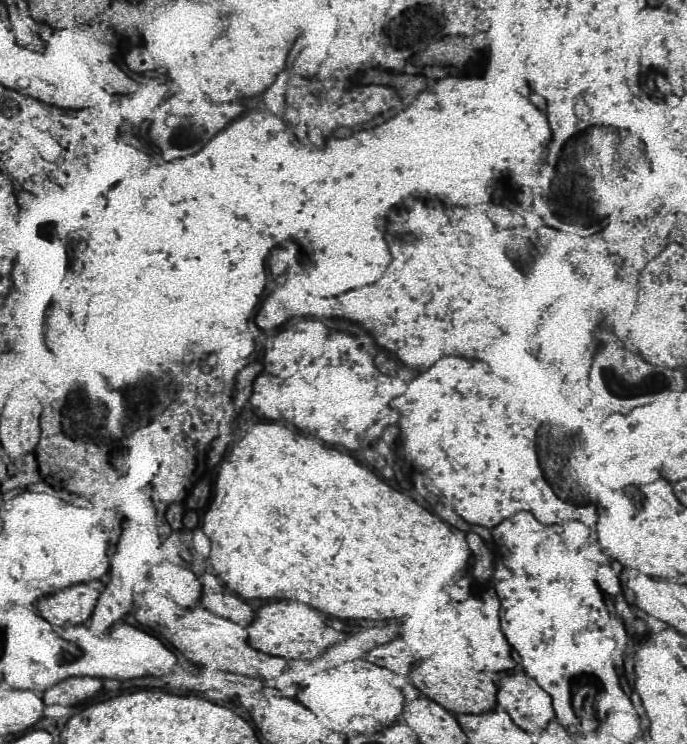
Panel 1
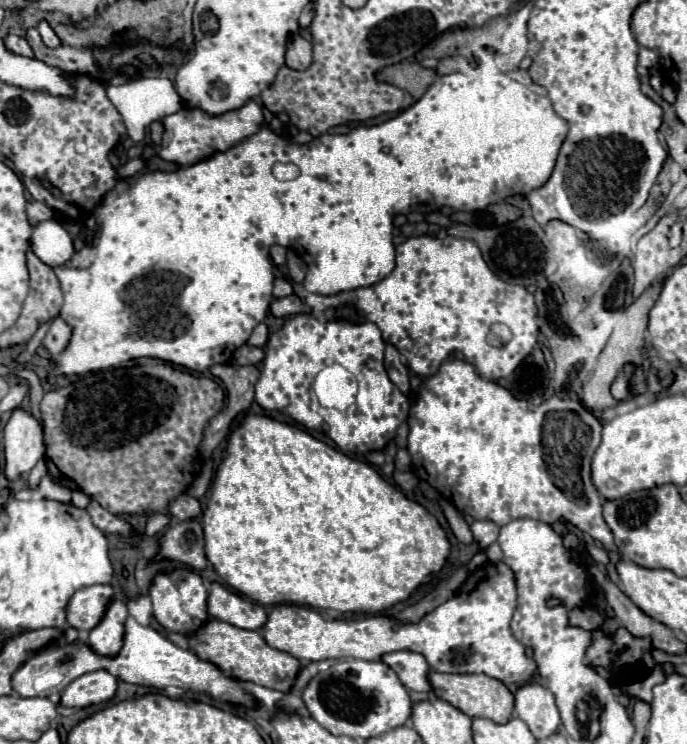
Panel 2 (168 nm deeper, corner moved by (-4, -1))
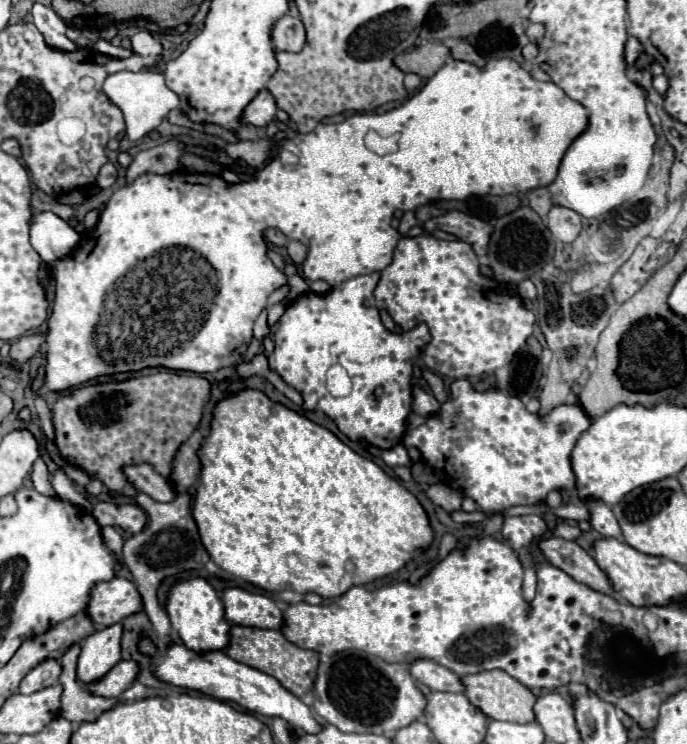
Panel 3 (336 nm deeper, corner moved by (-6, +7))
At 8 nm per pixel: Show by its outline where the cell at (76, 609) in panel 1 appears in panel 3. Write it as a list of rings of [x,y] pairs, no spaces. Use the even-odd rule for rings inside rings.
[[[114,576],[112,580],[100,582],[90,590],[90,602],[84,612],[96,624],[96,628],[102,630],[140,610],[142,600],[134,582]]]

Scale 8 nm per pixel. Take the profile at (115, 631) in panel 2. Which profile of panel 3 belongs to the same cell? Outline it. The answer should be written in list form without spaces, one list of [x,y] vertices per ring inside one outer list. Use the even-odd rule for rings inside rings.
[[[112,624],[82,640],[82,652],[78,658],[78,678],[82,682],[94,682],[102,678],[114,664],[120,662],[122,624]]]

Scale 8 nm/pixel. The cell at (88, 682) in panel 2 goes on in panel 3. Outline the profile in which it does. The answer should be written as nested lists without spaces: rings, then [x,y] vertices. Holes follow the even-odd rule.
[[[118,662],[108,674],[104,674],[100,680],[94,680],[90,684],[86,684],[86,690],[96,694],[96,696],[104,696],[104,698],[116,698],[122,690],[126,690],[138,672],[138,664],[136,662]]]

